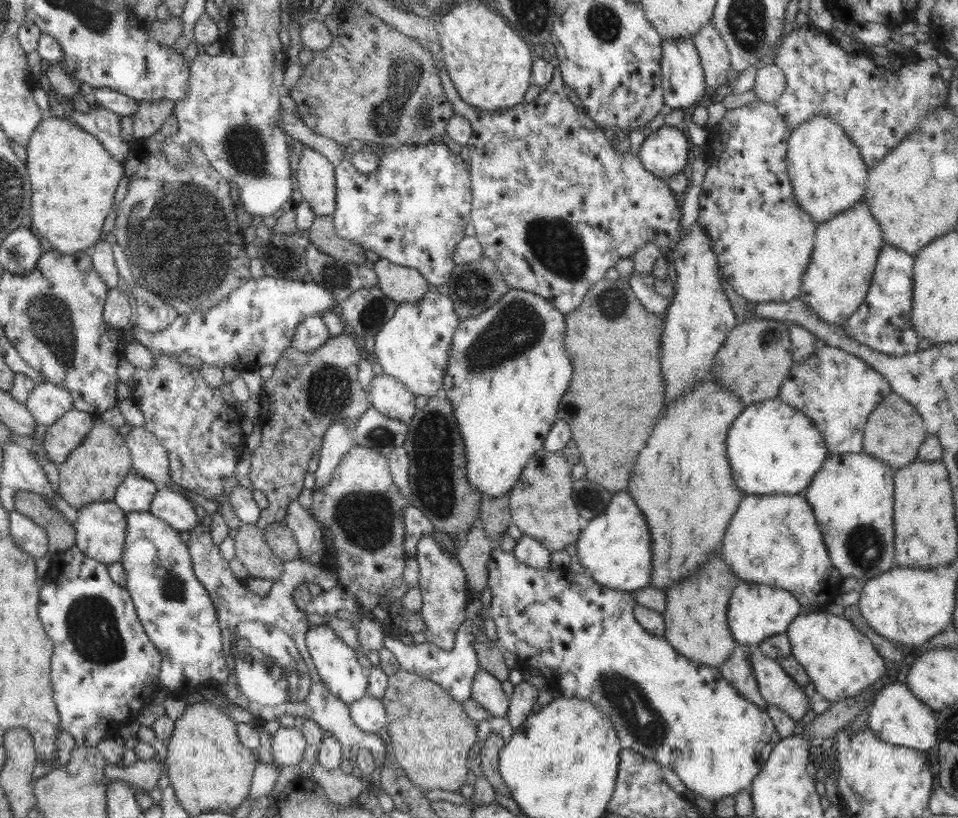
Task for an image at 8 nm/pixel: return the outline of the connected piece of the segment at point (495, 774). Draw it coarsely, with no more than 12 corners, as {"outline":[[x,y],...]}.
{"outline":[[489,734],[480,751],[482,774],[497,794],[512,798],[499,773],[504,740]]}

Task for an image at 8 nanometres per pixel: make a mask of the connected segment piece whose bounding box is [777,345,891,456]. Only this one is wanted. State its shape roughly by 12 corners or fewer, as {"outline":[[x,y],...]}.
{"outline":[[824,346],[793,363],[777,398],[830,455],[863,452],[891,393],[861,358]]}

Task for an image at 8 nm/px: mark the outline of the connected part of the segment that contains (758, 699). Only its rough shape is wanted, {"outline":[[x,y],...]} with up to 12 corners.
{"outline":[[738,644],[718,670],[742,697],[762,711],[750,650]]}

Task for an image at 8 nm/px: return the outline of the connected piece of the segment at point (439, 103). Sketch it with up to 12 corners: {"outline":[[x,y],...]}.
{"outline":[[362,6],[288,91],[343,148],[444,135],[429,50]]}

